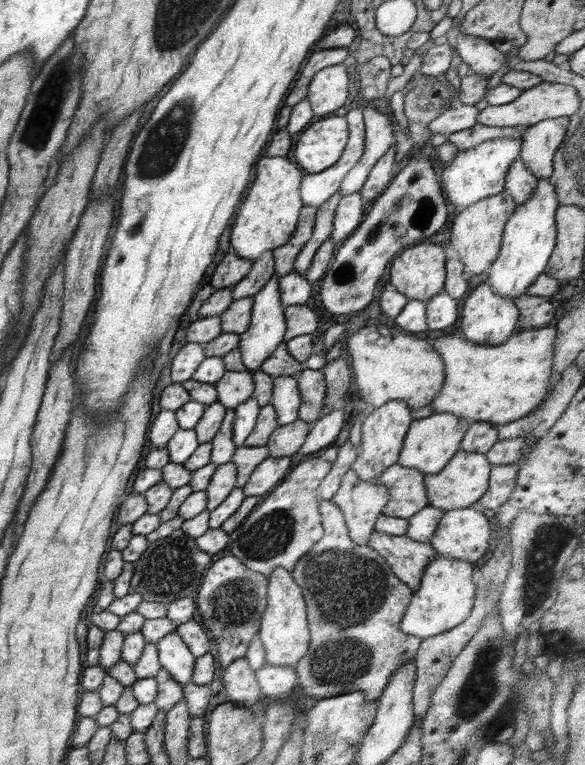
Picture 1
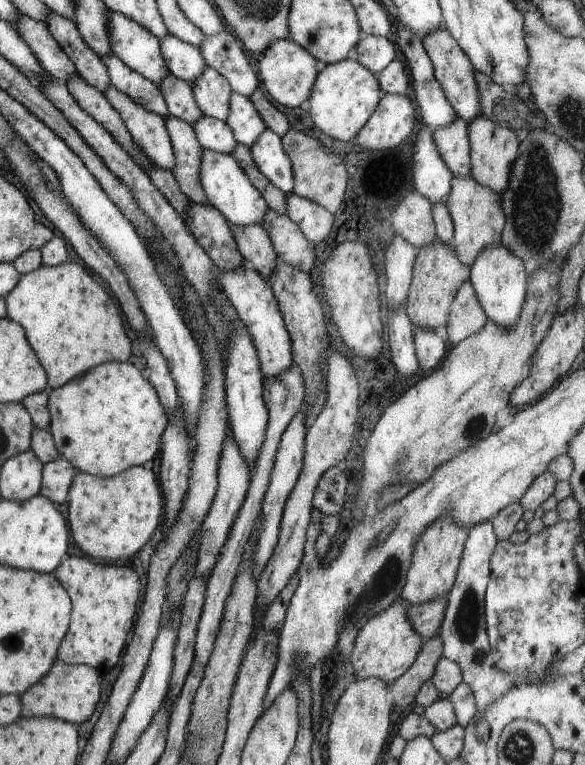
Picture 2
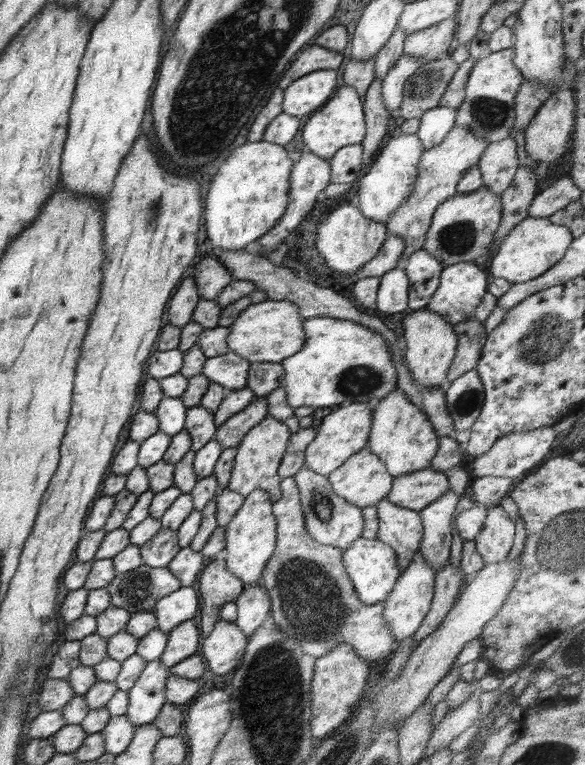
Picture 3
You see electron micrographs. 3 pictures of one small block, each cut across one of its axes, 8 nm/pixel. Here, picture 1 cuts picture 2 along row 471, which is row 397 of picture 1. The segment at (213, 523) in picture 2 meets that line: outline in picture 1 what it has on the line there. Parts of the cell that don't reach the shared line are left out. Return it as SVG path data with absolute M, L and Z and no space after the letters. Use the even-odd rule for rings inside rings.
M248 370L226 371L214 385L217 390L217 401L227 409L235 409L252 397L254 392L254 379Z

